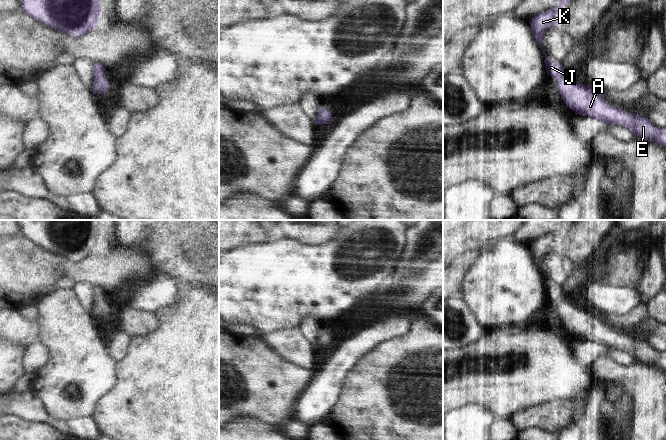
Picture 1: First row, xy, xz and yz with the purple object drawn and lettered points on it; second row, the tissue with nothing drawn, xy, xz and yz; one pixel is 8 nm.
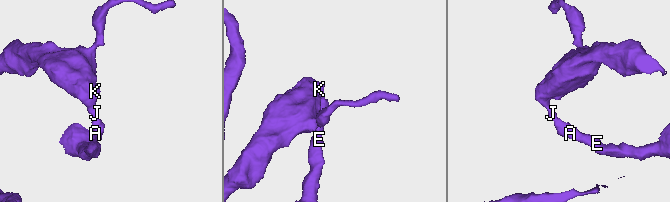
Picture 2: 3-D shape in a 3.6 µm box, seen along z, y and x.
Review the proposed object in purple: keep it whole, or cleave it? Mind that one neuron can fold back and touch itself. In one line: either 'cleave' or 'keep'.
keep

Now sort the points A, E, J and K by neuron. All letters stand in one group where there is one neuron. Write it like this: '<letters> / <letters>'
A E J K

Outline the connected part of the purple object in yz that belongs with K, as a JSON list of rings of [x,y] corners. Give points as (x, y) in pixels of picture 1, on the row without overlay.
[[[560,220],[559,228],[556,231],[546,234],[542,238],[535,240],[531,244],[529,244],[533,261],[541,270],[542,277],[545,280],[546,297],[551,299],[557,305],[557,314],[560,317],[561,322],[570,333],[572,333],[575,337],[580,338],[581,340],[588,340],[596,344],[601,344],[605,348],[617,348],[624,350],[630,353],[635,361],[651,366],[657,366],[667,372],[667,352],[656,352],[645,339],[629,337],[626,334],[611,330],[604,324],[603,318],[598,318],[588,309],[578,308],[570,302],[564,300],[562,289],[552,285],[551,282],[545,277],[545,274],[542,271],[542,266],[547,254],[551,250],[559,249],[561,234],[563,230],[568,229],[570,225],[575,221],[579,220]]]

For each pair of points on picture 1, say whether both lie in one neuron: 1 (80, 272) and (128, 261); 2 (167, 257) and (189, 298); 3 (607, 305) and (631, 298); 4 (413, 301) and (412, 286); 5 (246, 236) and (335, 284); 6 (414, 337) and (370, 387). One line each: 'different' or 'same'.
1: same
2: different
3: same
4: same
5: different
6: same

